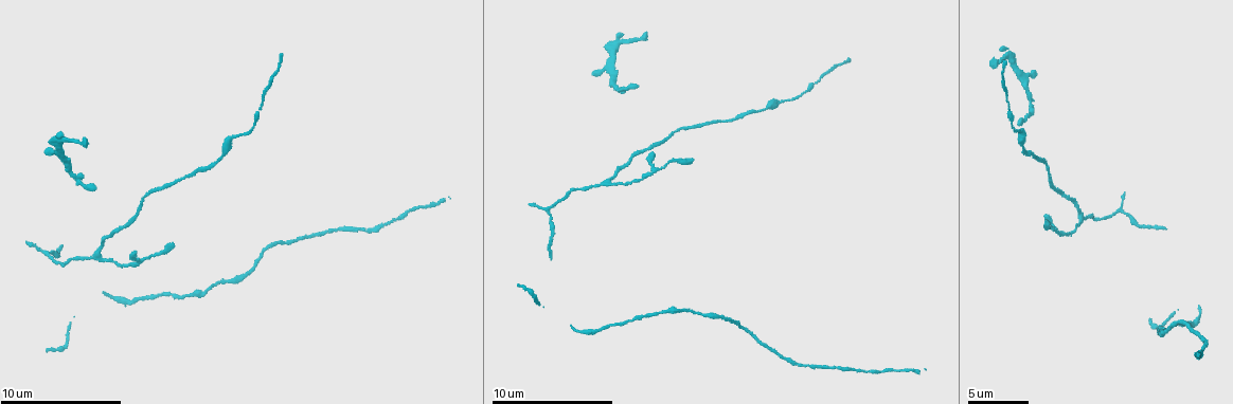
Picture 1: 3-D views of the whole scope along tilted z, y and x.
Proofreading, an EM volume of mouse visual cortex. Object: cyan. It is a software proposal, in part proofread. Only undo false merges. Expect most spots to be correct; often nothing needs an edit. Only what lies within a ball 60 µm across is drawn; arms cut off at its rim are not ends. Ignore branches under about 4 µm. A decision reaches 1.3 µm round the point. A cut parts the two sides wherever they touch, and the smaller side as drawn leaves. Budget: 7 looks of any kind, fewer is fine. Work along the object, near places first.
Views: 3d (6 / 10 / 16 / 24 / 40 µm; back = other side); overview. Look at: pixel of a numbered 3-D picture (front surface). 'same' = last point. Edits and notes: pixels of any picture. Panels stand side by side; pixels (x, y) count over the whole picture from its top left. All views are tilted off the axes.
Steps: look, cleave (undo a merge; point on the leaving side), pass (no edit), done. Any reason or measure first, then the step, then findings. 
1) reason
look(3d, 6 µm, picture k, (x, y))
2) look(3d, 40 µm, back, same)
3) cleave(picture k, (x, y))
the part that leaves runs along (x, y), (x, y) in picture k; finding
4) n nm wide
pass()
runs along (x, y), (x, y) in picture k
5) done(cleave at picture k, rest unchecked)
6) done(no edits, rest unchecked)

sudden change in width
look(3d, 10 µm, picture 1, (227, 281))

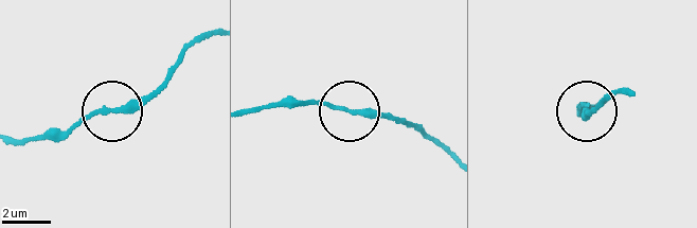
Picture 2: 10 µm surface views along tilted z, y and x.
pass()
one neuron here

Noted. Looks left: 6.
thick turns thin
look(3d, 16 µm, picture 1, (1050, 180))

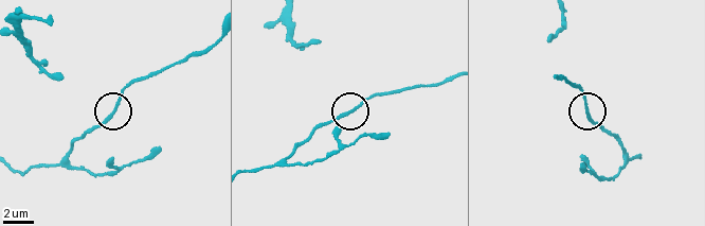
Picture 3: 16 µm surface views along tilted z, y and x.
pass()
runs along (12, 167), (24, 172), (56, 162), (109, 114), (126, 83) in picture 3; one neuron here

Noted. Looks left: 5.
sudden change in width
look(3d, 10 µm, picture 1, (171, 183))

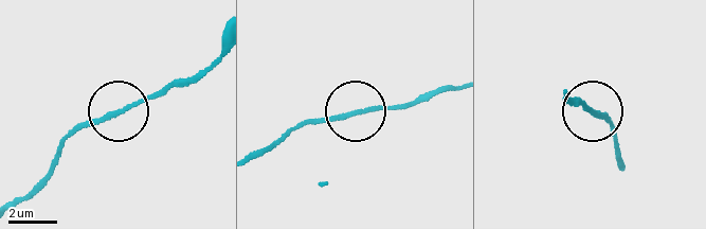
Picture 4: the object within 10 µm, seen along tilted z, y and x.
look(3d, 6 µm, picture 4, (121, 112))

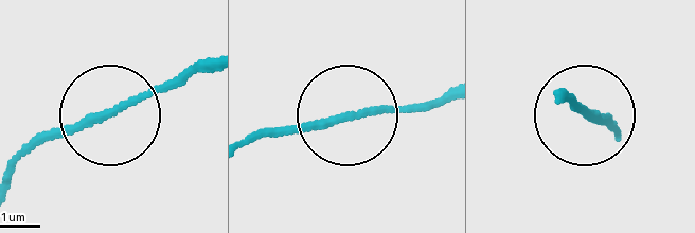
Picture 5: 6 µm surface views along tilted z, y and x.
pass()
runs along (250, 141), (361, 109), (437, 105) in picture 5; all the same neuron

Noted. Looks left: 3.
sudden change in width
look(3d, 10 µm, picture 1, (234, 134))

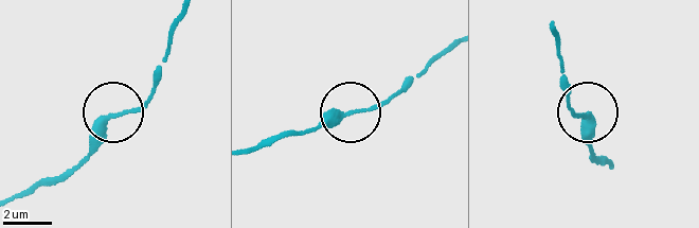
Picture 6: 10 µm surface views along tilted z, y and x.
pass()
runs along (14, 199), (66, 174), (87, 153), (95, 132), (158, 86) in picture 6; continuous, no second neuron

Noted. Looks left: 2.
done(no edits, rest unchecked)

